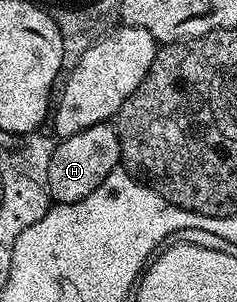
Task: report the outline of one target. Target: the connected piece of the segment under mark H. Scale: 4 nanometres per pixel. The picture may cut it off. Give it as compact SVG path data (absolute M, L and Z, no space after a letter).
M100 122L91 128L83 128L83 132L75 132L75 136L60 139L54 148L47 179L50 199L60 204L78 202L91 196L91 192L95 192L95 188L99 188L99 184L103 184L103 180L118 169L120 160L121 144L117 127L109 122Z

